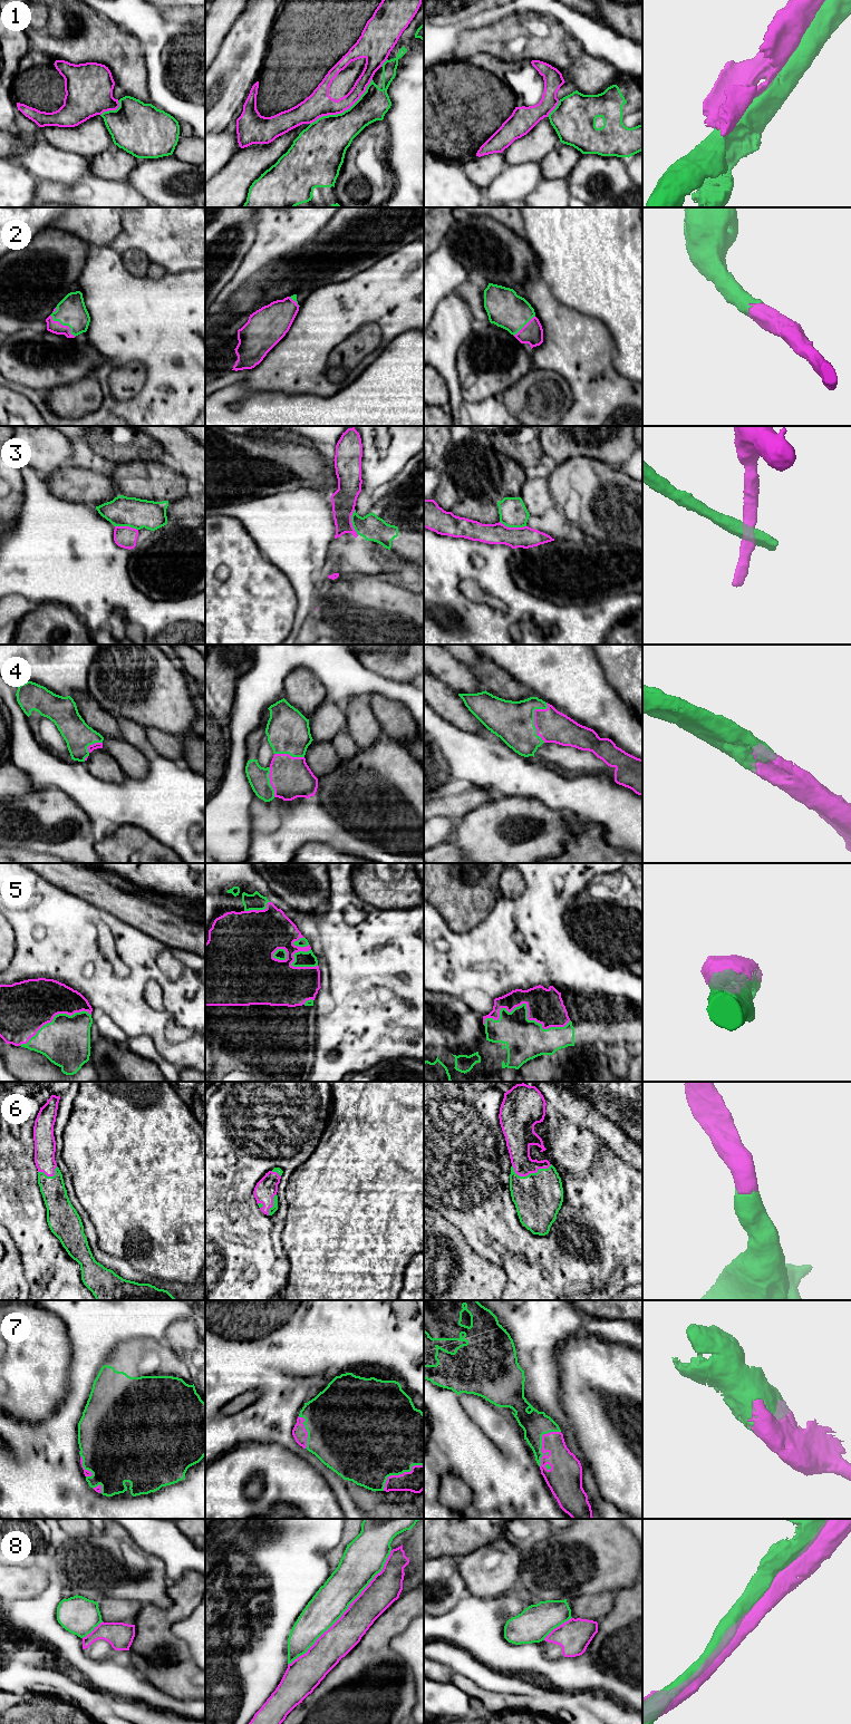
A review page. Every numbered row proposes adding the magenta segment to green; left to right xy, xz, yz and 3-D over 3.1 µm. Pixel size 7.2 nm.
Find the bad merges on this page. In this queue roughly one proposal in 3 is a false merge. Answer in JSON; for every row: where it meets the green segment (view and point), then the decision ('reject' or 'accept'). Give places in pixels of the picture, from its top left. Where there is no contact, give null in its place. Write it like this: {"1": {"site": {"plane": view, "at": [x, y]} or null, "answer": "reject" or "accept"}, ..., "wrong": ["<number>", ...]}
{"1": {"site": {"plane": "xz", "at": [345, 110]}, "answer": "reject"}, "2": {"site": {"plane": "xy", "at": [64, 325]}, "answer": "accept"}, "3": {"site": {"plane": "yz", "at": [513, 526]}, "answer": "reject"}, "4": {"site": {"plane": "yz", "at": [533, 718]}, "answer": "accept"}, "5": {"site": {"plane": "yz", "at": [526, 1008]}, "answer": "accept"}, "6": {"site": {"plane": "yz", "at": [530, 1173]}, "answer": "accept"}, "7": {"site": {"plane": "yz", "at": [541, 1442]}, "answer": "accept"}, "8": {"site": {"plane": "xz", "at": [346, 1609]}, "answer": "reject"}, "wrong": ["1", "3", "8"]}

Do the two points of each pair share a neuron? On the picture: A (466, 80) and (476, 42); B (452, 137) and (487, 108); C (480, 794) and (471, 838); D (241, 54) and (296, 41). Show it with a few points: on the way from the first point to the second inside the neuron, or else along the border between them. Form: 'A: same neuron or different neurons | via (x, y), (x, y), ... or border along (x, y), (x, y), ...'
A: different neurons | border along (460, 59), (465, 60)
B: same neuron | via (461, 128), (479, 110)
C: different neurons | border along (497, 796), (480, 804), (455, 821)
D: different neurons | border along (274, 22), (271, 29), (268, 52), (259, 73)

